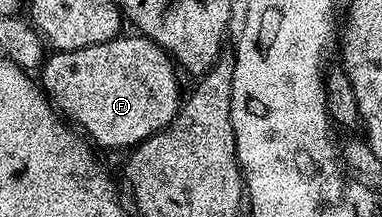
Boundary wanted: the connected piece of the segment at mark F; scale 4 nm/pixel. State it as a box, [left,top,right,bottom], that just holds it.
[40,33,180,149]

